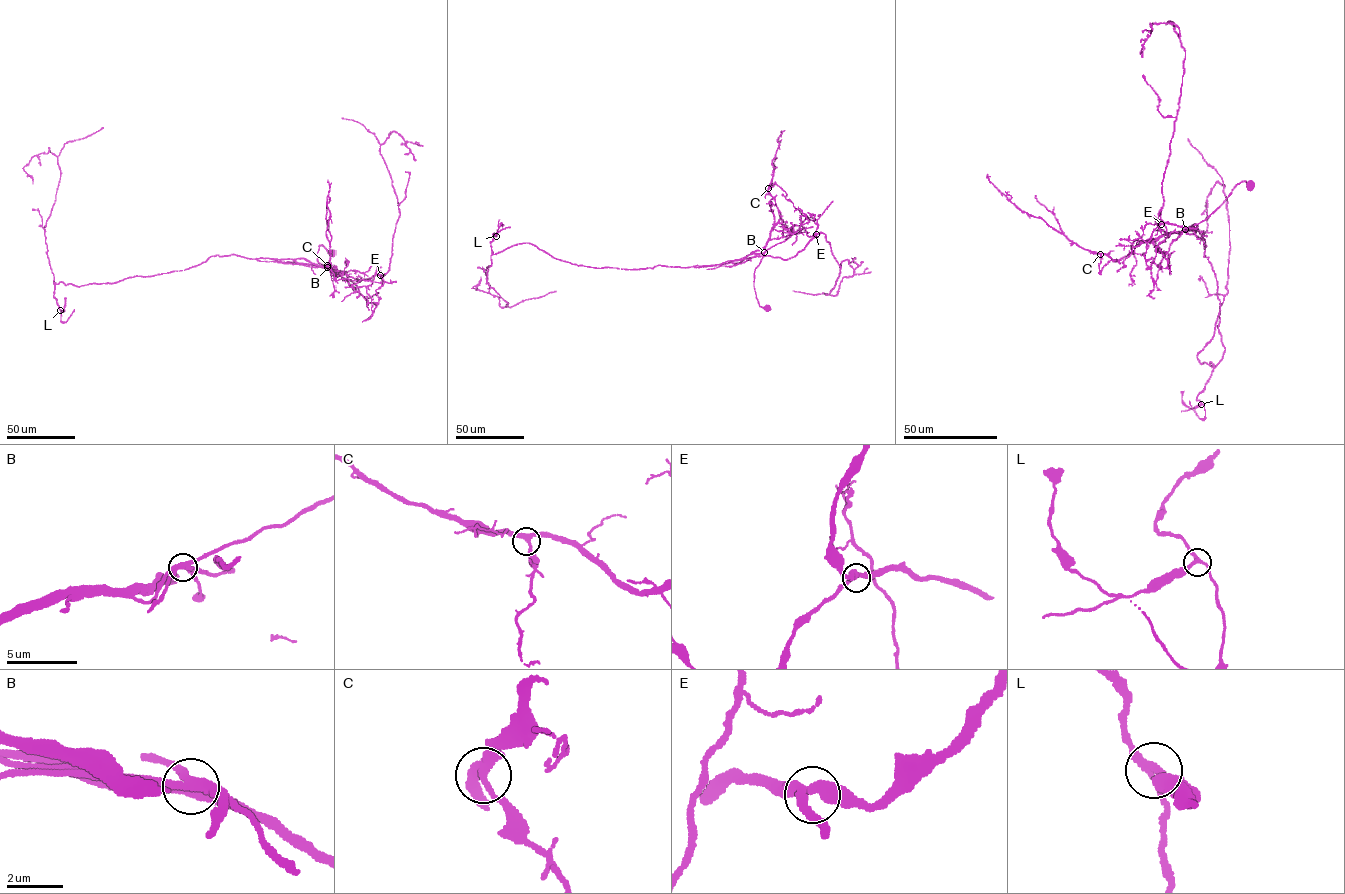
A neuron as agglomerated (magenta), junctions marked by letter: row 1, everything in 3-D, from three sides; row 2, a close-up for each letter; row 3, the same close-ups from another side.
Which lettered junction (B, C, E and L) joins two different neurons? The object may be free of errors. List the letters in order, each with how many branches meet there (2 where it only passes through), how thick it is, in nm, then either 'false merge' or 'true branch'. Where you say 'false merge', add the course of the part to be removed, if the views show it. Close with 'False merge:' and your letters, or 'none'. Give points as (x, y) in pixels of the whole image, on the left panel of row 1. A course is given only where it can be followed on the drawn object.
B: branches 3; calibre 300 nm; true branch
C: branches 3; calibre 280 nm; true branch
E: branches 3; calibre 360 nm; true branch
L: branches 3; calibre 240 nm; true branch
False merge: none

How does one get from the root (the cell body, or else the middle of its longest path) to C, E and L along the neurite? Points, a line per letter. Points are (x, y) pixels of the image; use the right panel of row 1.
C: (1249, 185), (1245, 180), (1237, 183), (1210, 216), (1180, 234), (1170, 233), (1140, 243), (1116, 261), (1100, 254)
E: (1249, 185), (1245, 180), (1237, 183), (1210, 216), (1189, 227), (1197, 228), (1161, 224)
L: (1249, 185), (1237, 183), (1189, 227), (1205, 240), (1220, 303), (1197, 356), (1214, 366), (1201, 404)

